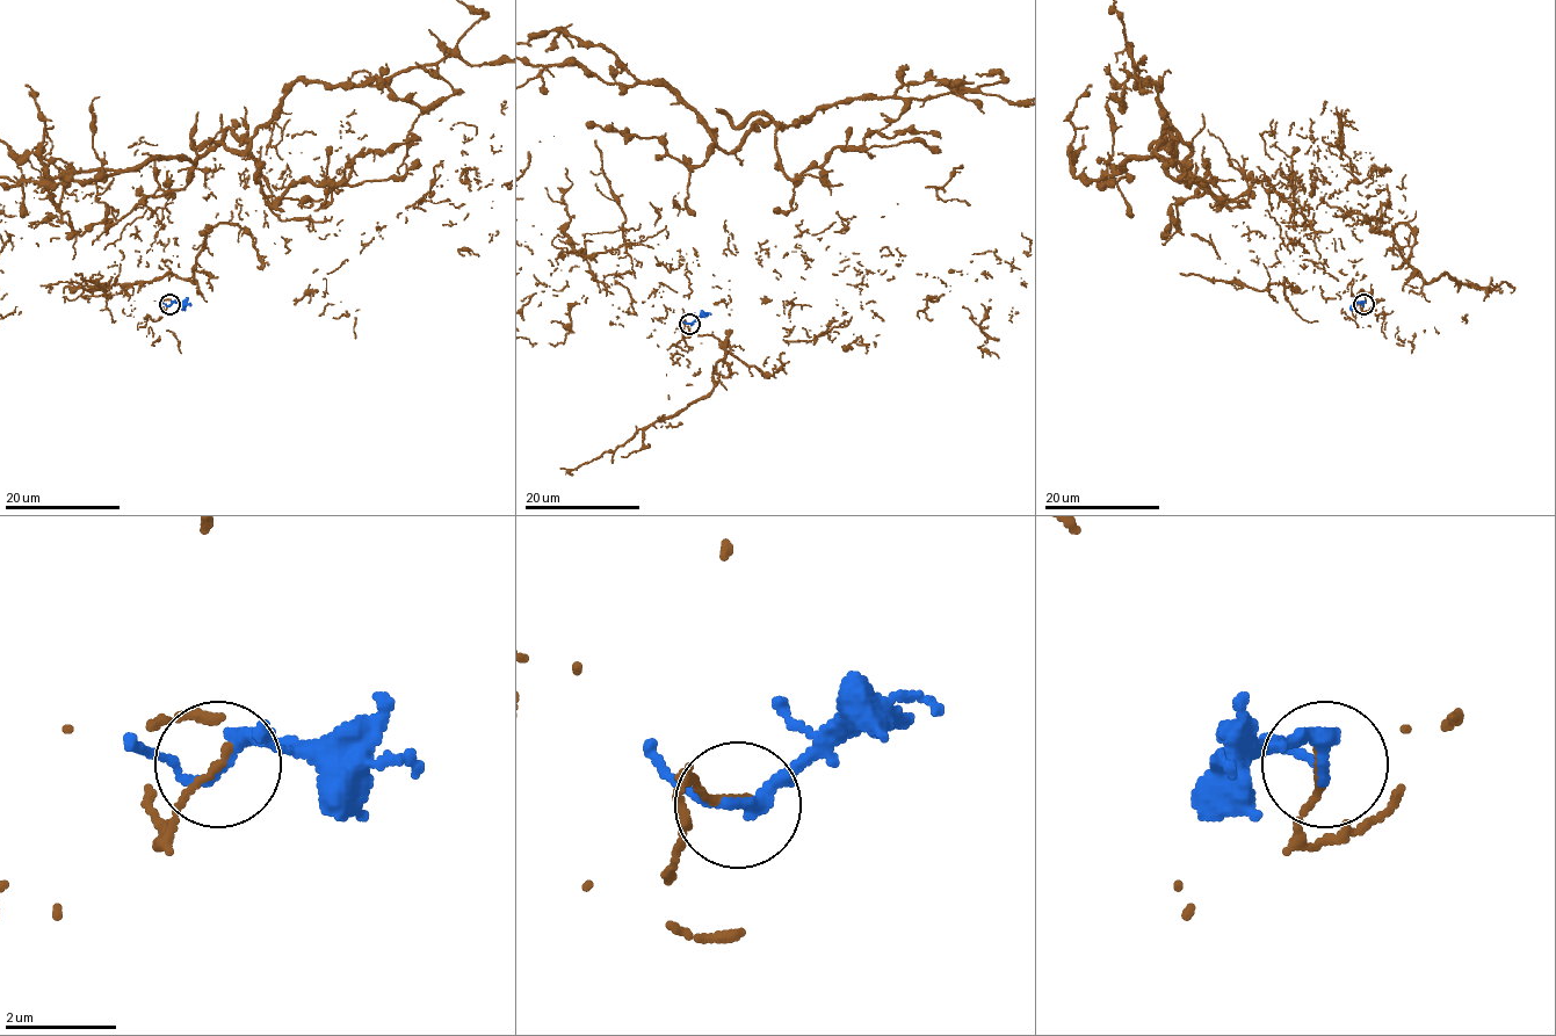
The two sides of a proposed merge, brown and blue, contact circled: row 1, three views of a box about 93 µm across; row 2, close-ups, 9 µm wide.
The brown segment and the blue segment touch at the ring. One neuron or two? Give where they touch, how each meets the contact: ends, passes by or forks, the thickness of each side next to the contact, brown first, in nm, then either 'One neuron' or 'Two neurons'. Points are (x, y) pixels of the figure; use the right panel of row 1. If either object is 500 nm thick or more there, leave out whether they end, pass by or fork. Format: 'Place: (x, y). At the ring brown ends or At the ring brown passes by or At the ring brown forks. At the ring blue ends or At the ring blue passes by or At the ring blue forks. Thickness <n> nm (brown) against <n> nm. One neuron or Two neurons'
Place: (1363, 304). At the ring brown ends. At the ring blue passes by. Thickness 120 nm (brown) against 220 nm. Two neurons

